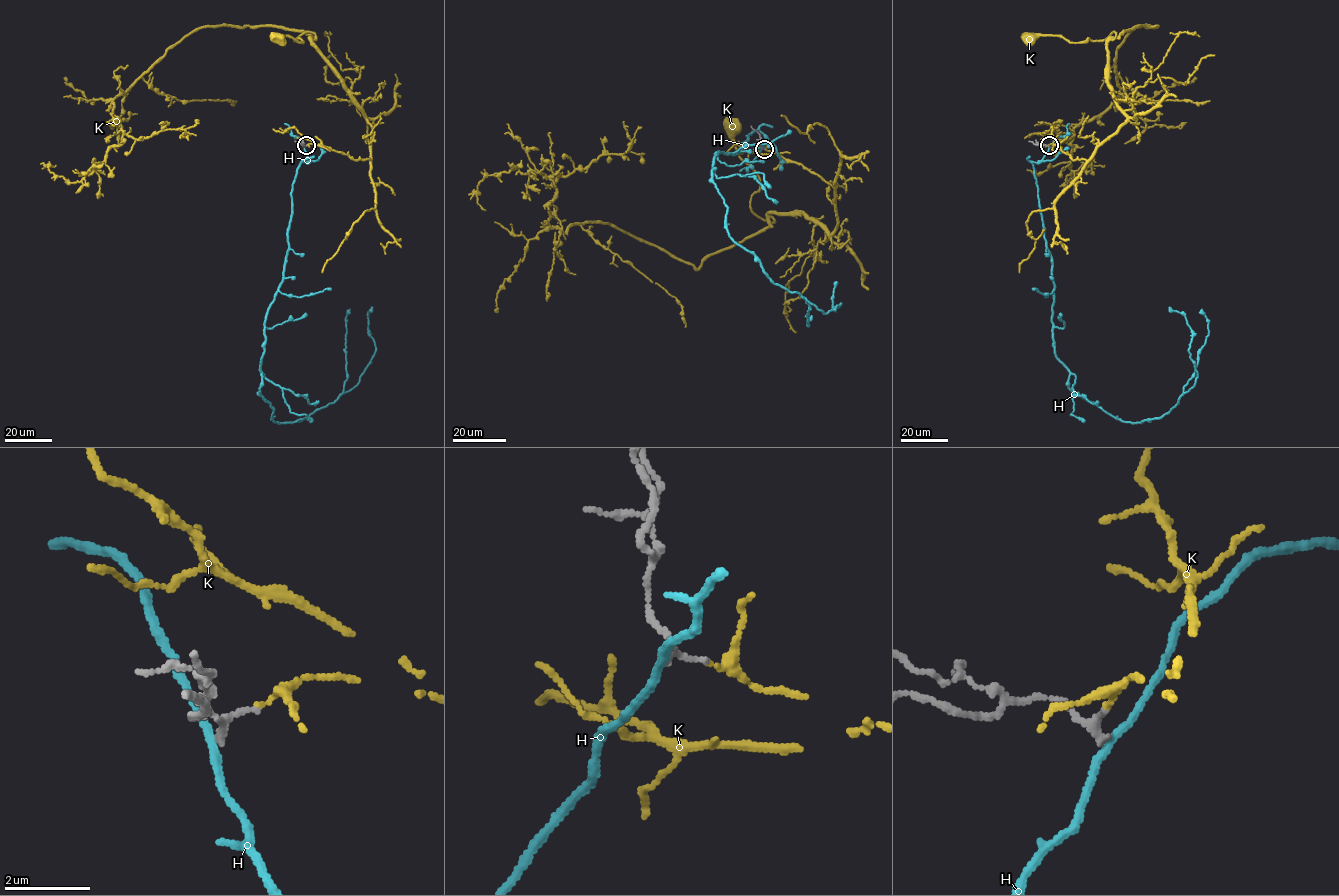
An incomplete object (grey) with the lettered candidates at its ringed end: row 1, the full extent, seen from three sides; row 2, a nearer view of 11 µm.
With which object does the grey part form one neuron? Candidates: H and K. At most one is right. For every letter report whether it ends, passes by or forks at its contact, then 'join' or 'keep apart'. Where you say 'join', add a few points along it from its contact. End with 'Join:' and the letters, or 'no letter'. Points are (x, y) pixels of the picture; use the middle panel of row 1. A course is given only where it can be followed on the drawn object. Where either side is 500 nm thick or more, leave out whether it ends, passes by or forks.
H: it passes by; keep apart
K: it passes by; join; it runs (763, 149), (834, 189), (830, 235), (806, 214), (772, 222), (753, 211), (759, 178), (732, 128)
Join: K

